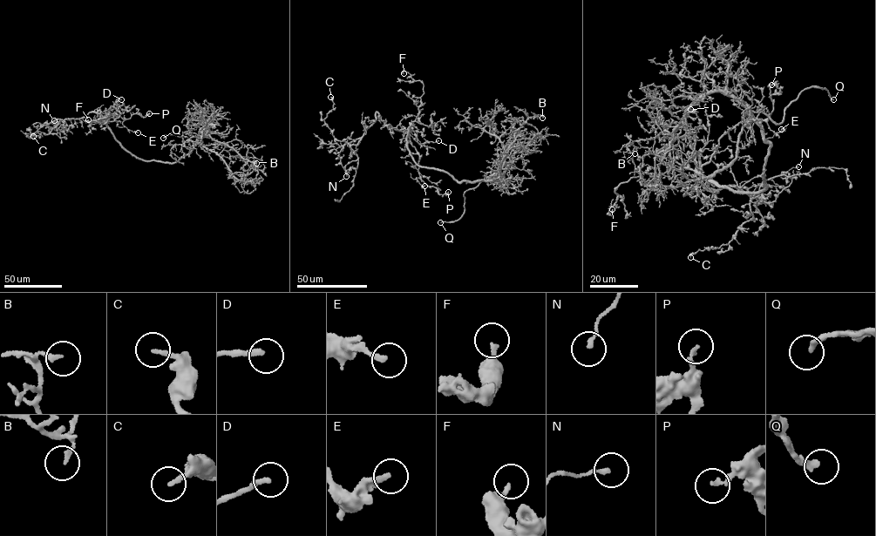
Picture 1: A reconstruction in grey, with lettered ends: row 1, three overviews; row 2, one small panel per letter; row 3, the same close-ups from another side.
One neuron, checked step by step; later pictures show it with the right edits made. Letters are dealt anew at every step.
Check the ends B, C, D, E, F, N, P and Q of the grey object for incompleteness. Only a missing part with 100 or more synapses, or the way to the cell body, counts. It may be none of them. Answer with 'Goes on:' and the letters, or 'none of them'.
Goes on: Q

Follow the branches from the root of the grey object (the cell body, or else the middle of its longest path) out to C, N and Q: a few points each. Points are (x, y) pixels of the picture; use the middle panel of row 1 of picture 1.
C: (416, 163), (410, 130), (390, 127), (376, 111), (356, 144), (337, 140), (324, 120), (330, 97)
N: (416, 163), (410, 130), (390, 127), (376, 111), (340, 151), (346, 176)
Q: (416, 163), (445, 171), (459, 181), (481, 180), (477, 186), (465, 191), (461, 217), (440, 222)

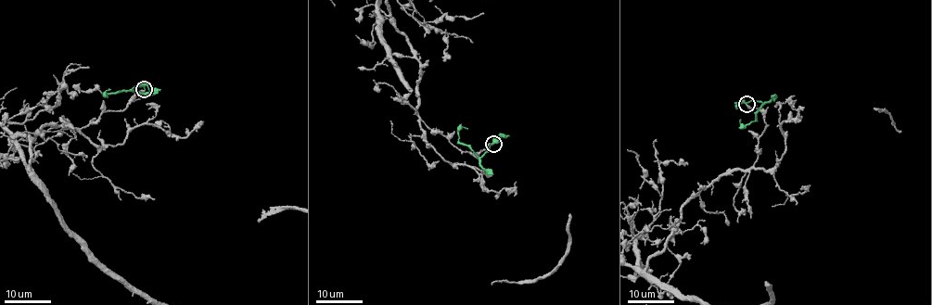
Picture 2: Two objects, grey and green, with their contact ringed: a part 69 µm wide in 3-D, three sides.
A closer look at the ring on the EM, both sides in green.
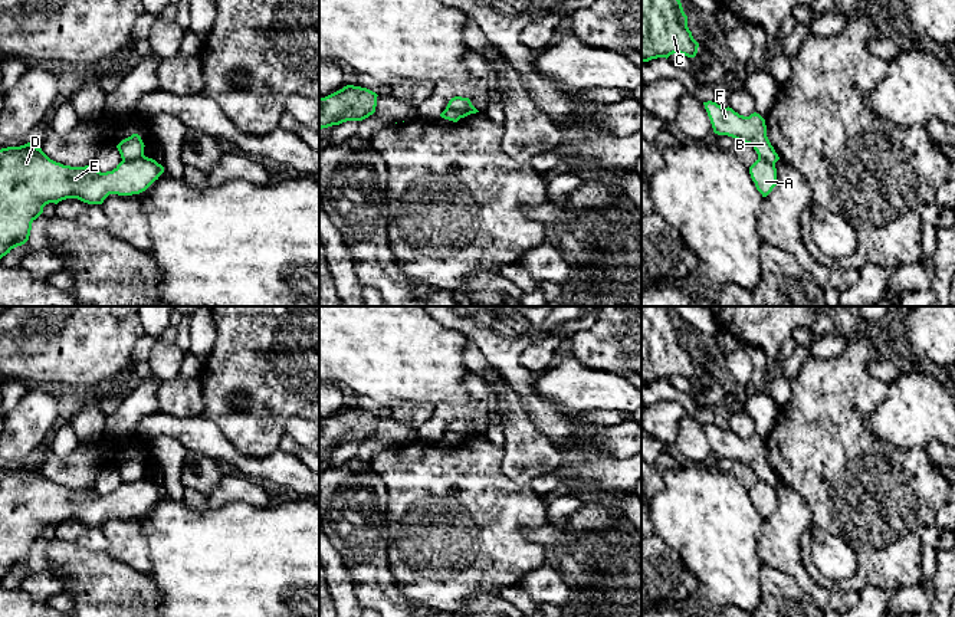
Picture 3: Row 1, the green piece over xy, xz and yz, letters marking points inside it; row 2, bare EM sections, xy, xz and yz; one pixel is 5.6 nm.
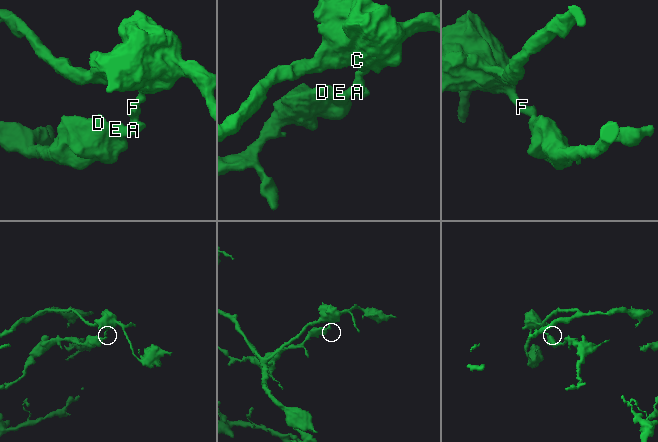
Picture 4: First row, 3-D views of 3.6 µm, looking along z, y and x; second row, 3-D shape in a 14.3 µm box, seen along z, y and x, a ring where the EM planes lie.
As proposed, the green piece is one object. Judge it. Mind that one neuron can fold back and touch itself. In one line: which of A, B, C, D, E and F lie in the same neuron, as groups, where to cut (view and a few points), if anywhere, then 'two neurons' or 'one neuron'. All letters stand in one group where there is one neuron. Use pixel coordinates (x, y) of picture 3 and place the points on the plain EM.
A D E / B C F | xy (143, 476), (122, 483) | two neurons

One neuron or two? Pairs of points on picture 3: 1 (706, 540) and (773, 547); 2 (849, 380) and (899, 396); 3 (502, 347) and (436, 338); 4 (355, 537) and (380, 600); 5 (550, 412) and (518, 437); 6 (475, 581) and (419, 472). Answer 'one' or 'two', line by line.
1: two
2: two
3: two
4: one
5: two
6: one

